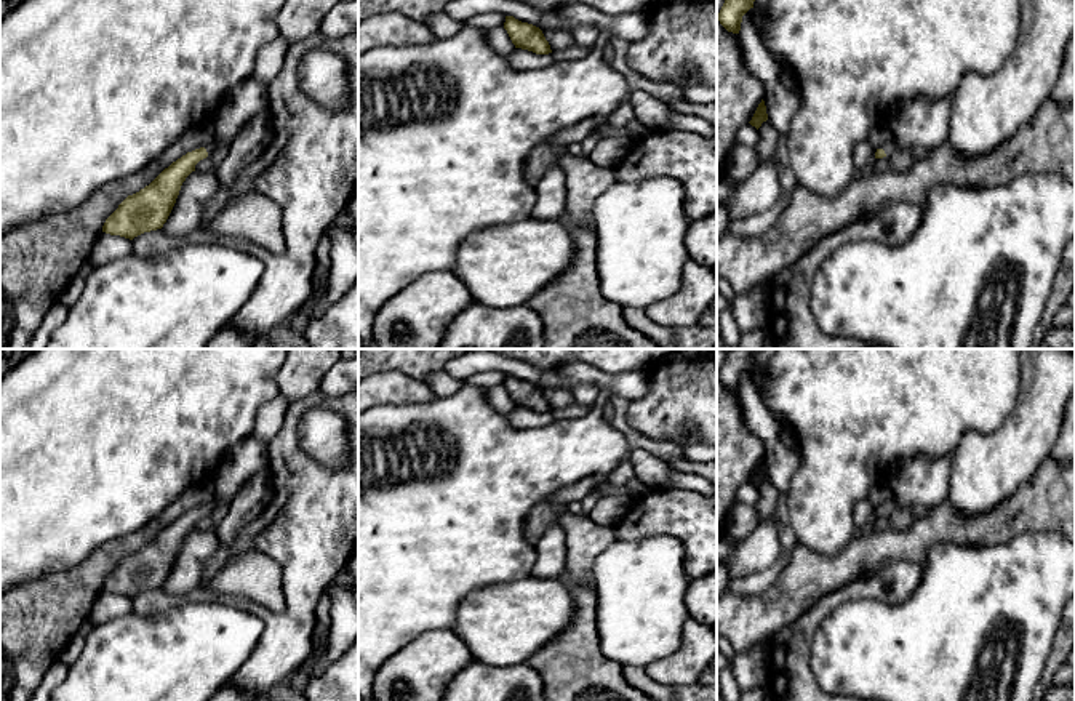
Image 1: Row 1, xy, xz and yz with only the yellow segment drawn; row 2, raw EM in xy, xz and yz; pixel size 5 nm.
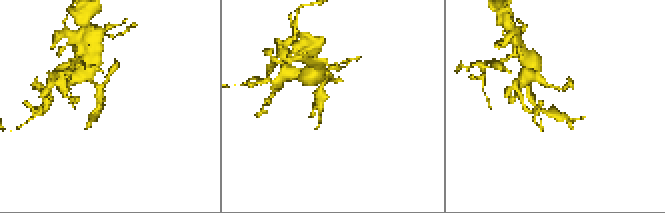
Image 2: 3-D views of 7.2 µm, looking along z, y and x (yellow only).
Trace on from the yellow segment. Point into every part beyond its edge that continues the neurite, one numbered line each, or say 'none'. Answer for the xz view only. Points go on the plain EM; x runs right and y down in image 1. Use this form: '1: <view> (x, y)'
none

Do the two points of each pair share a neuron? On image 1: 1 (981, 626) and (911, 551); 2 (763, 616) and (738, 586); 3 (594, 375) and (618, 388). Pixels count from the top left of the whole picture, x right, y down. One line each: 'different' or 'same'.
1: different
2: different
3: same

